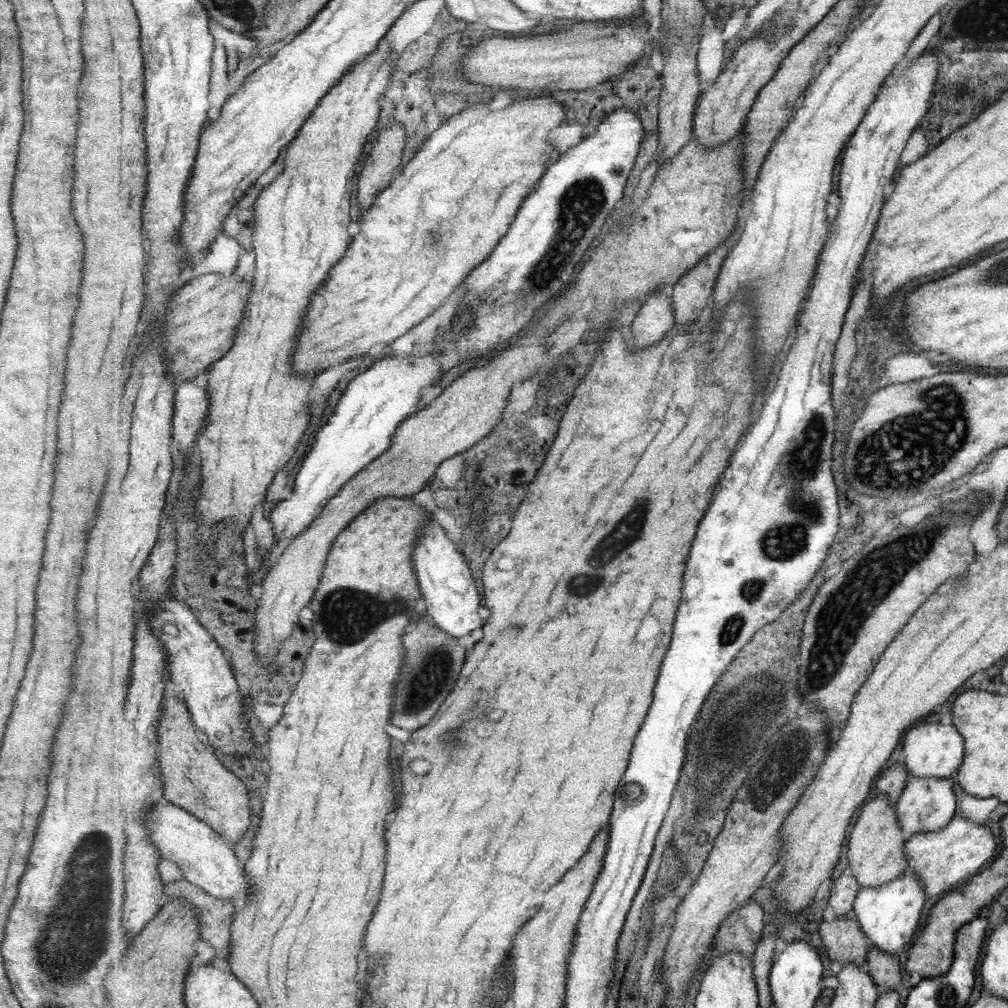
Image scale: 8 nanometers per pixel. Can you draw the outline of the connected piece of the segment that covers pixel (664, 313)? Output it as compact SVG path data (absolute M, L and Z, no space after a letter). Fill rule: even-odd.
M670 289L659 290L659 292L655 290L639 304L640 310L630 327L634 343L630 350L643 349L667 337L669 330L676 324L674 310L669 306L670 295Z

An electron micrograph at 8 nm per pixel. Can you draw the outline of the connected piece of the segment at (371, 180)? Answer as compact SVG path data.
M401 122L381 129L358 176L356 196L359 206L369 209L379 193L391 186L395 170L403 164L403 152L407 146L407 129Z

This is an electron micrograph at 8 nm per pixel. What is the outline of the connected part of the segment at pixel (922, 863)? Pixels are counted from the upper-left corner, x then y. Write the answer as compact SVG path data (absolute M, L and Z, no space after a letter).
M957 816L941 831L919 833L911 836L905 844L909 857L909 871L919 874L924 880L928 897L949 893L962 884L968 884L979 870L995 858L997 834L981 823L973 823L968 818Z

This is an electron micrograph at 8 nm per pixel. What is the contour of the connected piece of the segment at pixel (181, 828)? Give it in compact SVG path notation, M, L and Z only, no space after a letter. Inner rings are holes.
M168 801L155 804L155 808L149 812L147 825L153 843L161 851L161 858L175 862L185 880L215 898L232 900L237 906L245 906L249 902L250 895L254 894L255 884L249 880L246 867L241 866L241 860L235 856L233 844L209 826L209 823Z

